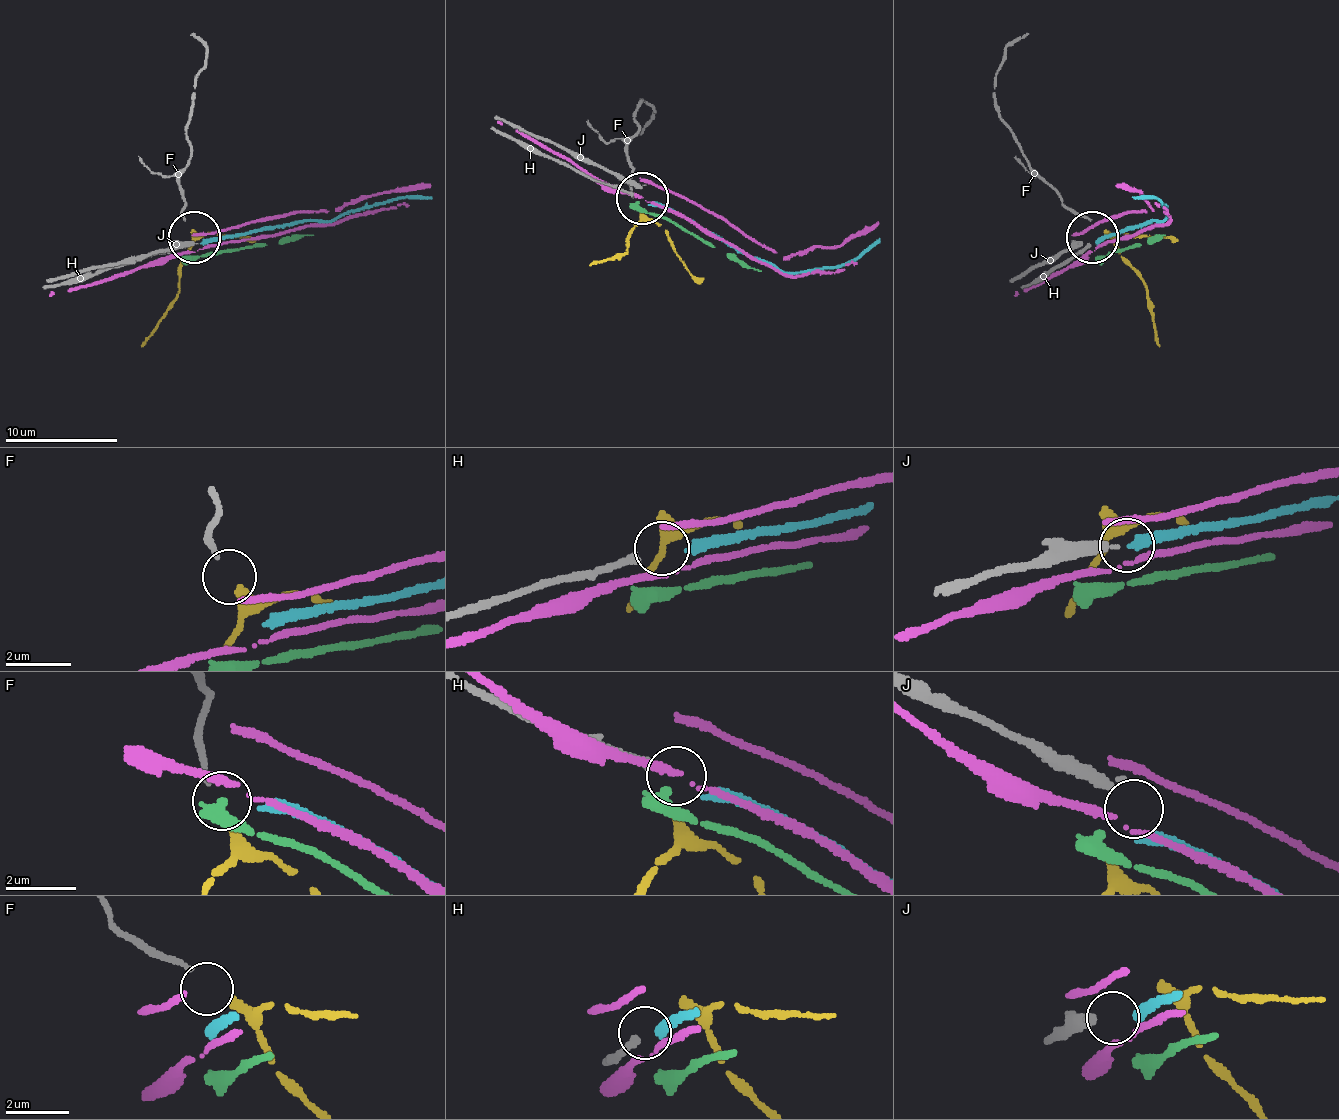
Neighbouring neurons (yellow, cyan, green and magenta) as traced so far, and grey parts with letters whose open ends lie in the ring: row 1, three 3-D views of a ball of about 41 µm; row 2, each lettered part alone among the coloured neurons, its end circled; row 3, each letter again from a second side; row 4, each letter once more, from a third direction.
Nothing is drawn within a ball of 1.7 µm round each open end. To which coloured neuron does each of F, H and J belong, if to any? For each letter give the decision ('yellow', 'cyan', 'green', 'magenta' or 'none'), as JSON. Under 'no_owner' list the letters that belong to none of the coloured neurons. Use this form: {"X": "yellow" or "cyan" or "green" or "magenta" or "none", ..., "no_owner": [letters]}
{"F": "yellow", "H": "cyan", "J": "none", "no_owner": ["J"]}

